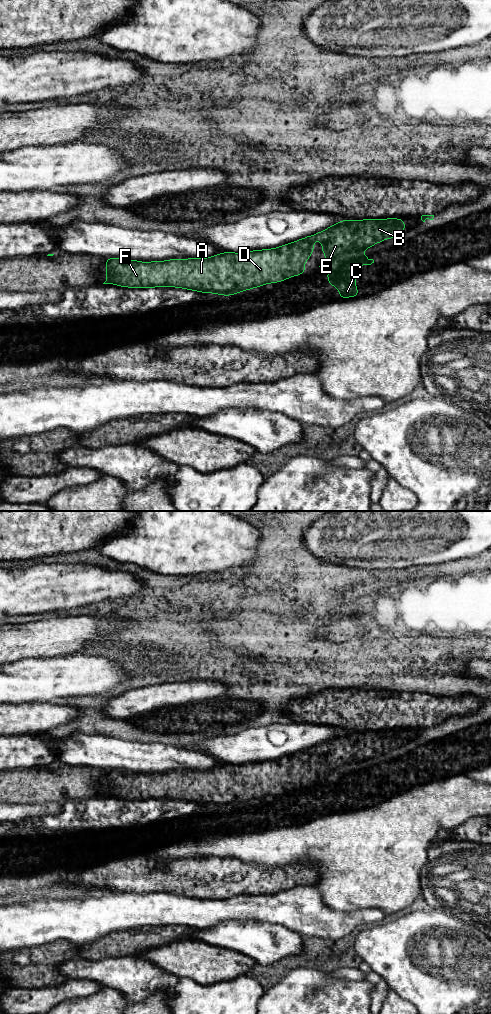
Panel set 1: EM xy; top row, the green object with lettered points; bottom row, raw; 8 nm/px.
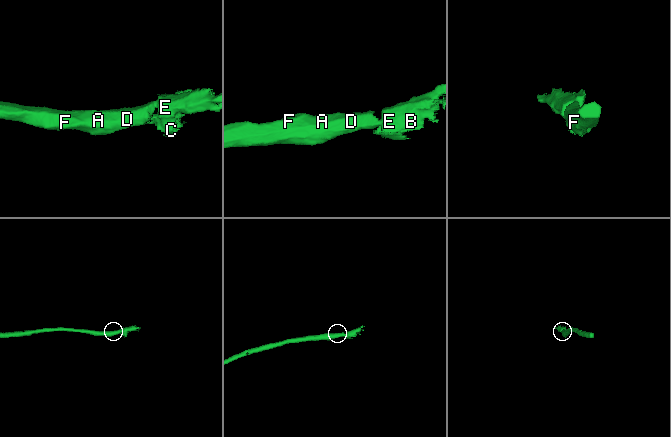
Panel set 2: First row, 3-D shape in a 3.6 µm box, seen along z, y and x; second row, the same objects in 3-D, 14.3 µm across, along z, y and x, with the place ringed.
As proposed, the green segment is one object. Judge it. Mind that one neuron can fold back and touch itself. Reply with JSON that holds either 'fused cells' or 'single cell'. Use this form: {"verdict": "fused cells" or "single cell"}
{"verdict": "single cell"}

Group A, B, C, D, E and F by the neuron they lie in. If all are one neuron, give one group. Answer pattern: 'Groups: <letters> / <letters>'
Groups: A B C D E F

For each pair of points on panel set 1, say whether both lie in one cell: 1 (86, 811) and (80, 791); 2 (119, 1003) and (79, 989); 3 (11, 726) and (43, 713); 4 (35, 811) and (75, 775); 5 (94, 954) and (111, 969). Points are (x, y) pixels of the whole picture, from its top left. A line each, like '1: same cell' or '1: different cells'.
1: different cells
2: different cells
3: same cell
4: different cells
5: different cells

